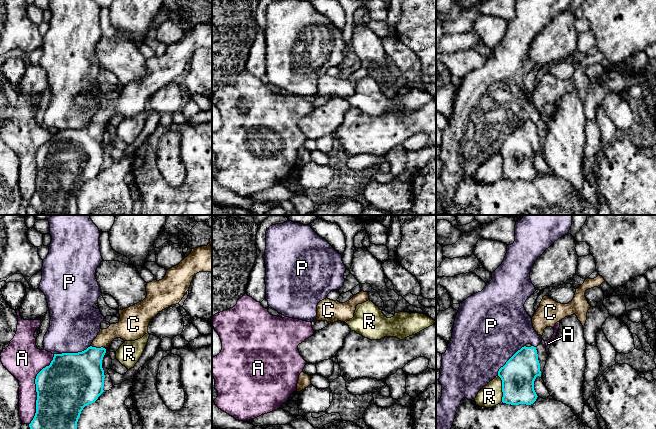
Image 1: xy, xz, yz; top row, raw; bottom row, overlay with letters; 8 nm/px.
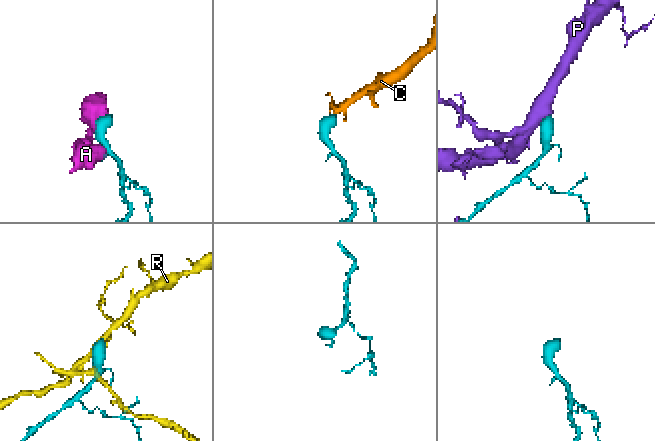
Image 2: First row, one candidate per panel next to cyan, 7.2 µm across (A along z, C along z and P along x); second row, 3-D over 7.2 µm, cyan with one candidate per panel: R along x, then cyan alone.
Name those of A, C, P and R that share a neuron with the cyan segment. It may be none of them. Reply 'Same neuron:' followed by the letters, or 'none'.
Same neuron: C

